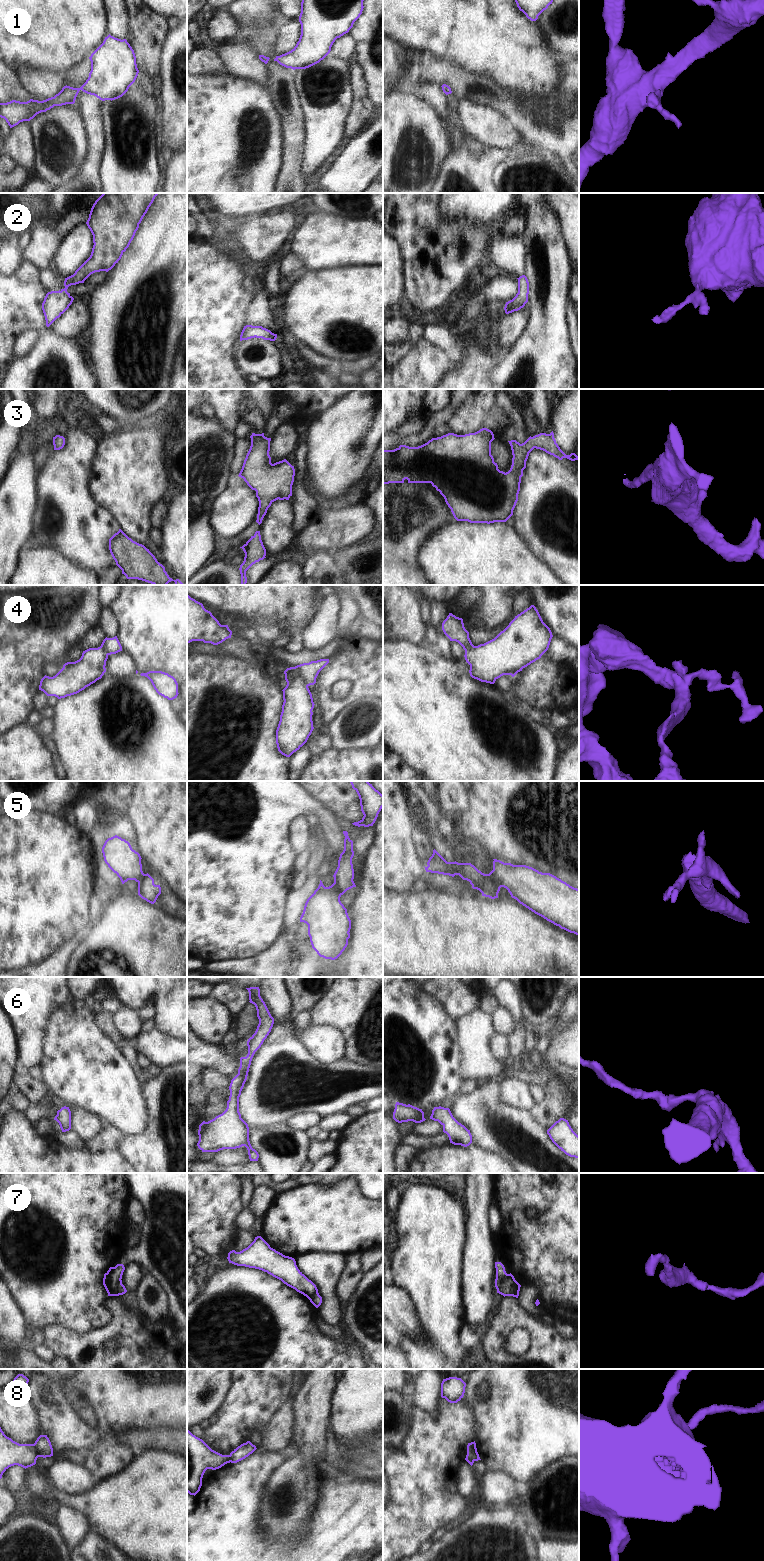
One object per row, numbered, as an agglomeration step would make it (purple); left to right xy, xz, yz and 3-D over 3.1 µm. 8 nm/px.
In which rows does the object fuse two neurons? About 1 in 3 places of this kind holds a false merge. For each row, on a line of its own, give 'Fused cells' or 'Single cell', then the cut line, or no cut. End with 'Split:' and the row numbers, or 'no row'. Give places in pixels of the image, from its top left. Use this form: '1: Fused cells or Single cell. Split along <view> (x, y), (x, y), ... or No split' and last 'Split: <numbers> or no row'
1: Single cell. No split
2: Single cell. No split
3: Single cell. No split
4: Fused cells. Split along xz (295, 666), (307, 686)
5: Fused cells. Split along yz (487, 874), (502, 886)
6: Single cell. No split
7: Fused cells. Split along yz (508, 1274), (503, 1279), (497, 1292)
8: Fused cells. Split along xy (33, 1444), (38, 1456)
Split: 4, 5, 7, 8

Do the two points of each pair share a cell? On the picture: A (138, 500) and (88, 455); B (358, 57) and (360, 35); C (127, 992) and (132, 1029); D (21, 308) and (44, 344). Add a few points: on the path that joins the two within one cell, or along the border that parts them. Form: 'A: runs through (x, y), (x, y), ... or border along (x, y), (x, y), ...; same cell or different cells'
A: border along (98, 443), (96, 457), (92, 464), (90, 483); different cells
B: runs through (360, 52), (360, 40); same cell
C: border along (123, 1005), (128, 1005), (135, 1009); different cells
D: border along (47, 327), (39, 333); different cells

